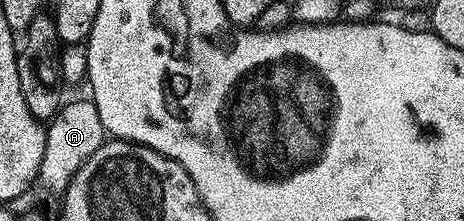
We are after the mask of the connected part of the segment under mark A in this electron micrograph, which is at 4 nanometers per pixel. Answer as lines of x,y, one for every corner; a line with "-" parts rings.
91,99
68,100
61,106
58,114
50,120
46,133
45,153
35,183
45,194
61,197
71,184
72,177
105,142
107,134
101,125
100,114
97,113
94,100

